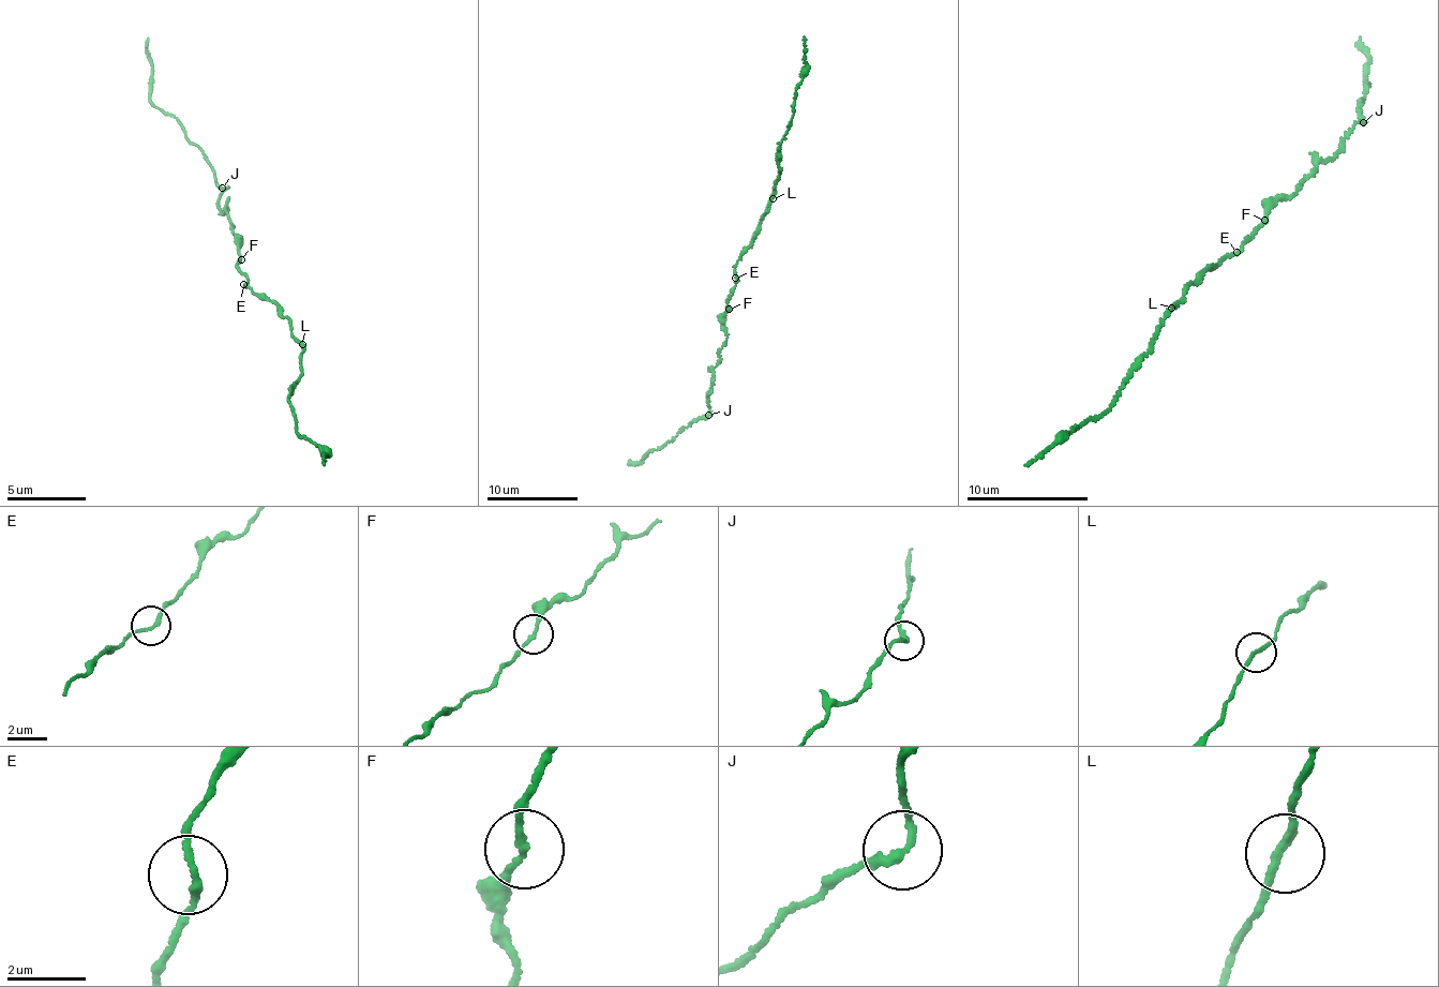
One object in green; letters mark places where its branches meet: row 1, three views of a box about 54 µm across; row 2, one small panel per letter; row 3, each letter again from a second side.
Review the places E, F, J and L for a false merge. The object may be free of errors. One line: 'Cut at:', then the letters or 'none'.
Cut at: J

